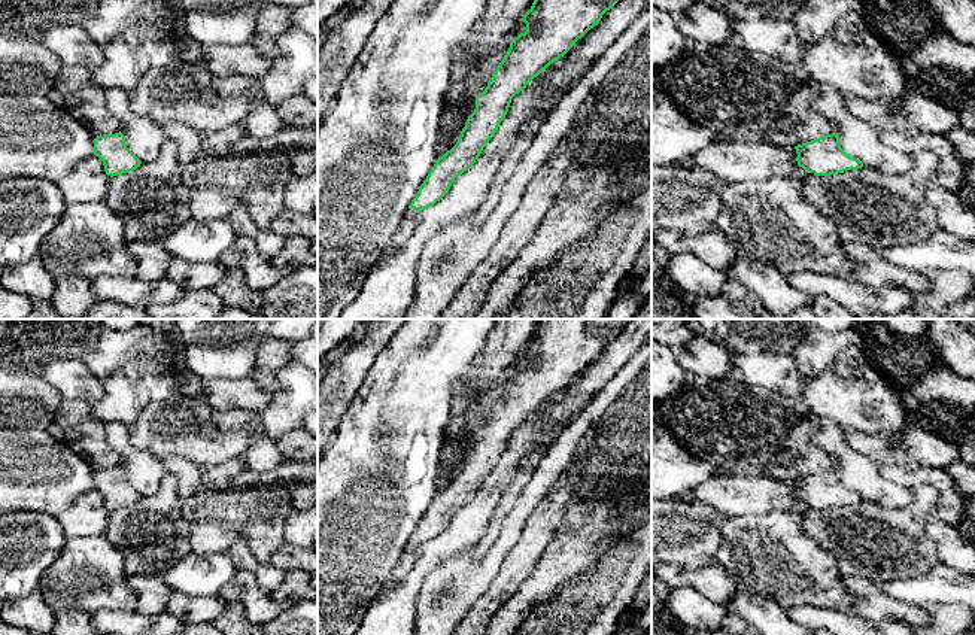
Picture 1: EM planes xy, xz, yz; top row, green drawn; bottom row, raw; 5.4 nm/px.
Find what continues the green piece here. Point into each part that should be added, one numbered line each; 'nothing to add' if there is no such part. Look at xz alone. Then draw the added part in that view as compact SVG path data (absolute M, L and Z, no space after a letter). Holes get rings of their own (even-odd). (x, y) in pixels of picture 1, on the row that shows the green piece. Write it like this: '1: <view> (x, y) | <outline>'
1: xz (404, 230) | M407 209L401 224L398 225L397 231L392 234L391 240L388 241L385 252L380 255L379 259L388 256L389 253L395 252L398 247L404 244L404 241L411 236L414 230L414 218L417 212L414 209Z

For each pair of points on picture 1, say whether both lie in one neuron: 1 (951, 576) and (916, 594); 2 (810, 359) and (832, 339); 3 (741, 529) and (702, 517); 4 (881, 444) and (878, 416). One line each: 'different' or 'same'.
1: same
2: same
3: different
4: different

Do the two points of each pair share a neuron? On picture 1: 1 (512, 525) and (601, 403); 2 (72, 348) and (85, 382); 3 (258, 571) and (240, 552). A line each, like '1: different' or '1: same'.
1: same
2: different
3: same

